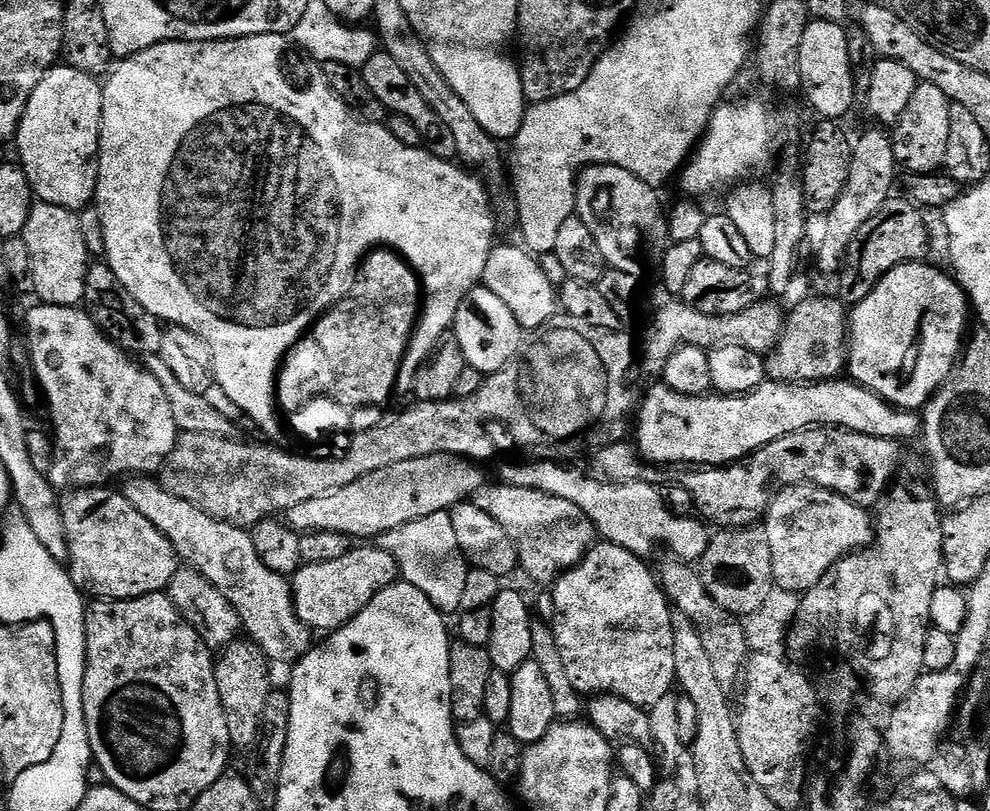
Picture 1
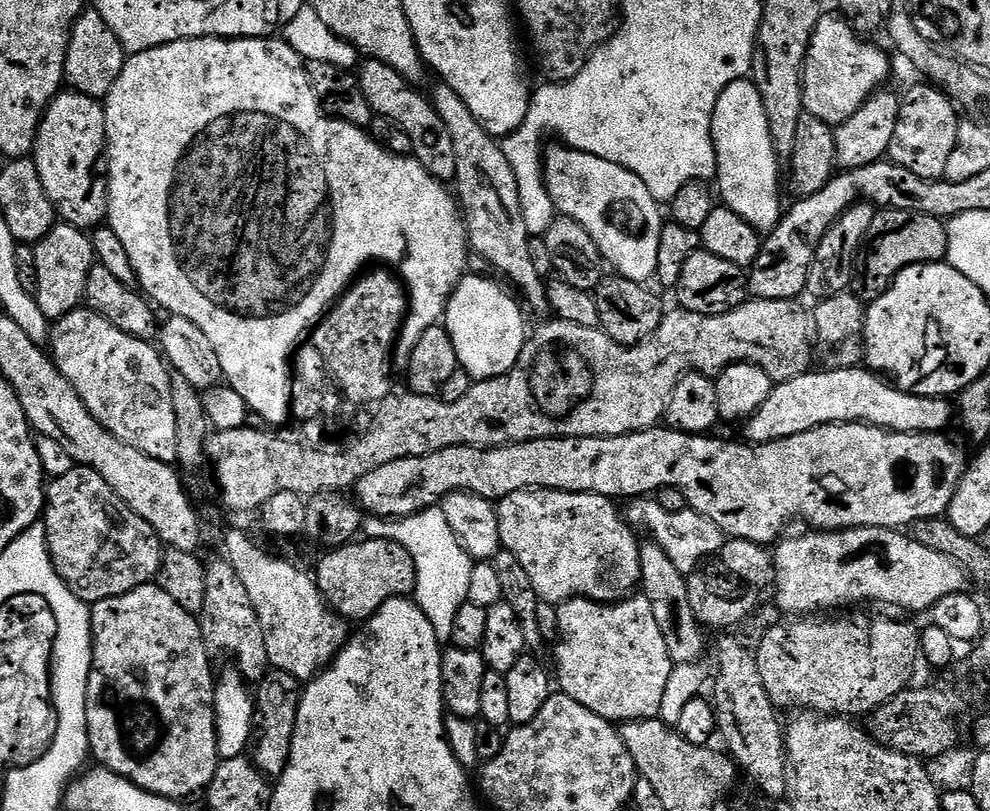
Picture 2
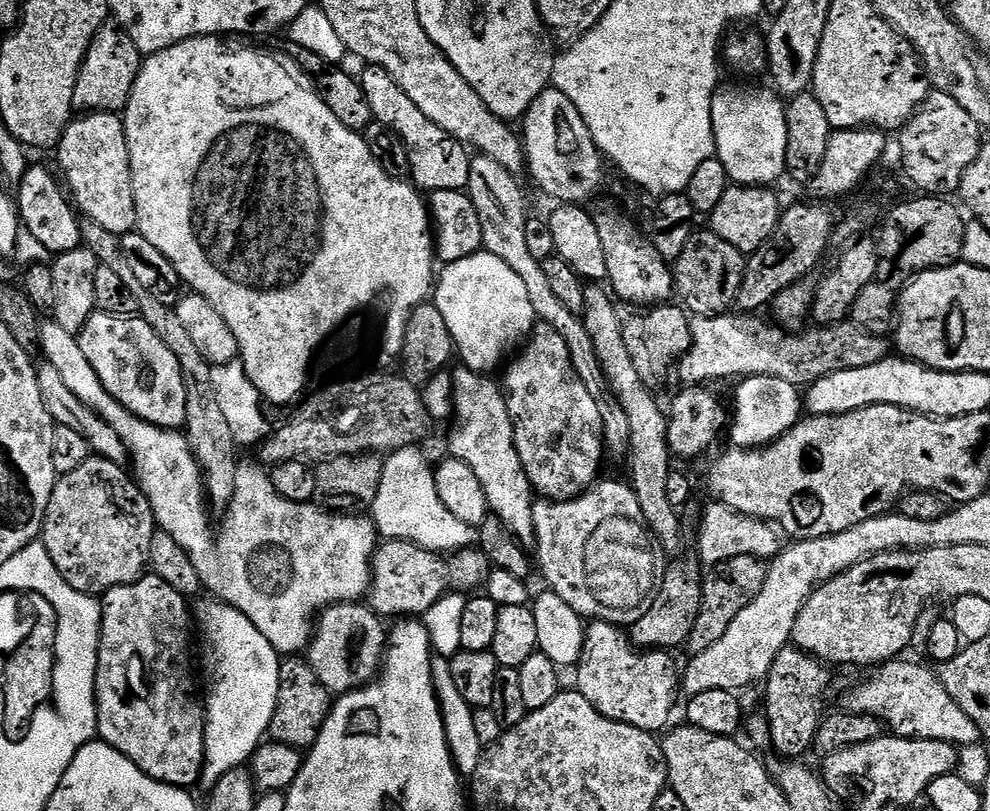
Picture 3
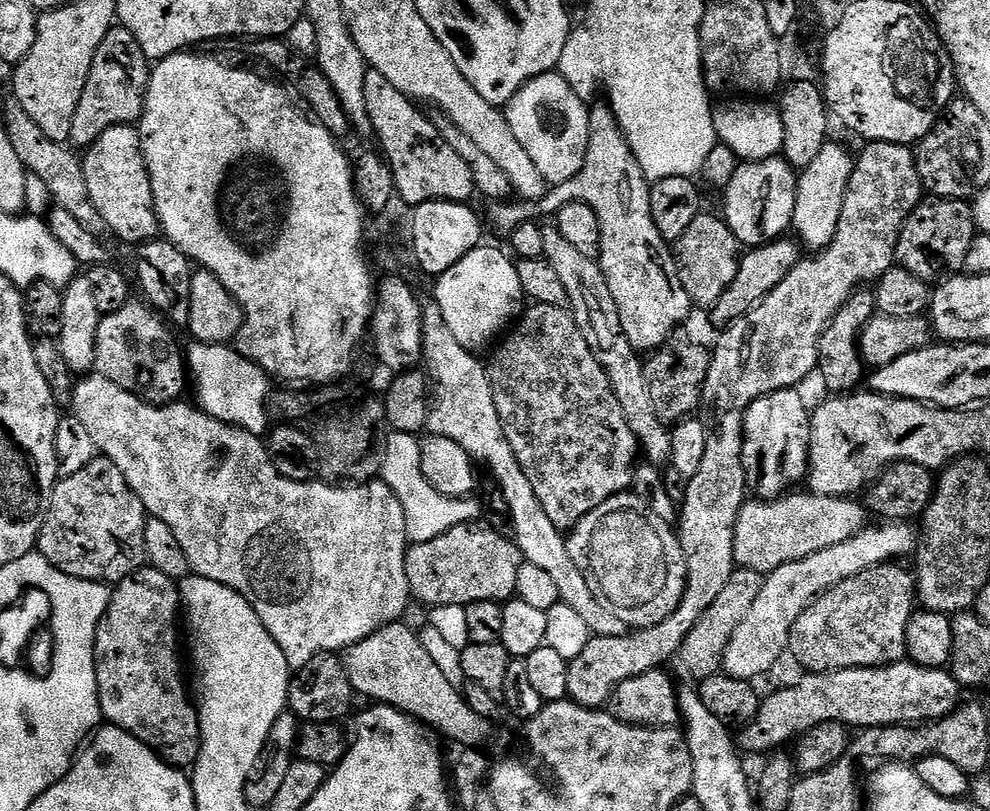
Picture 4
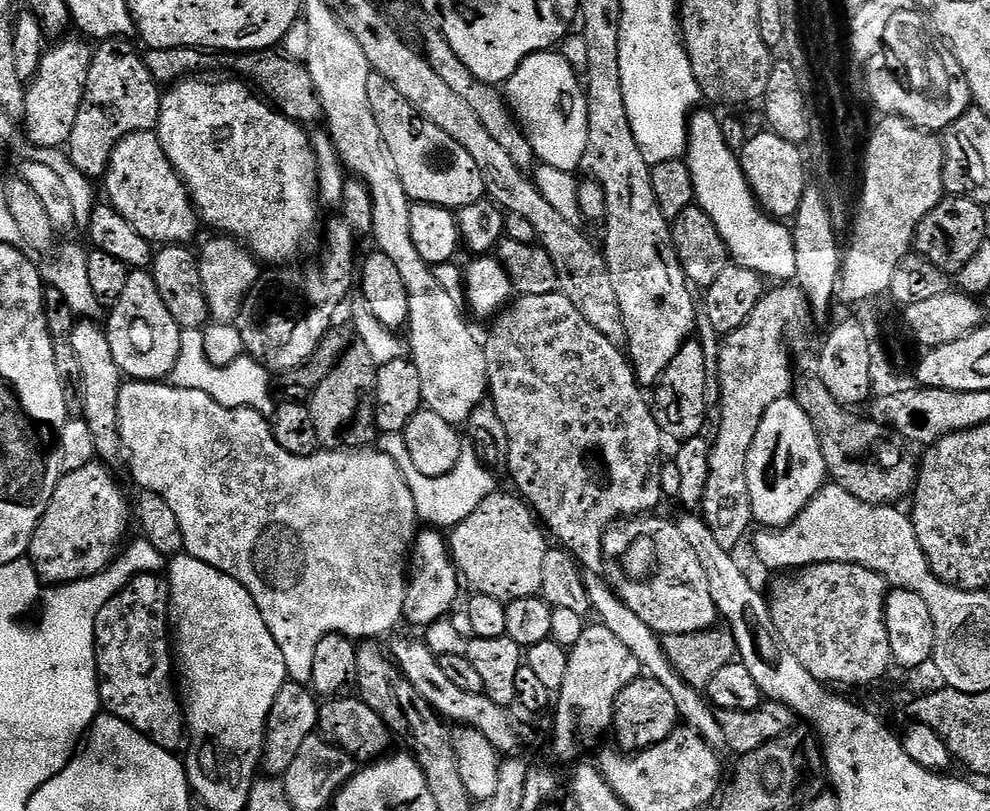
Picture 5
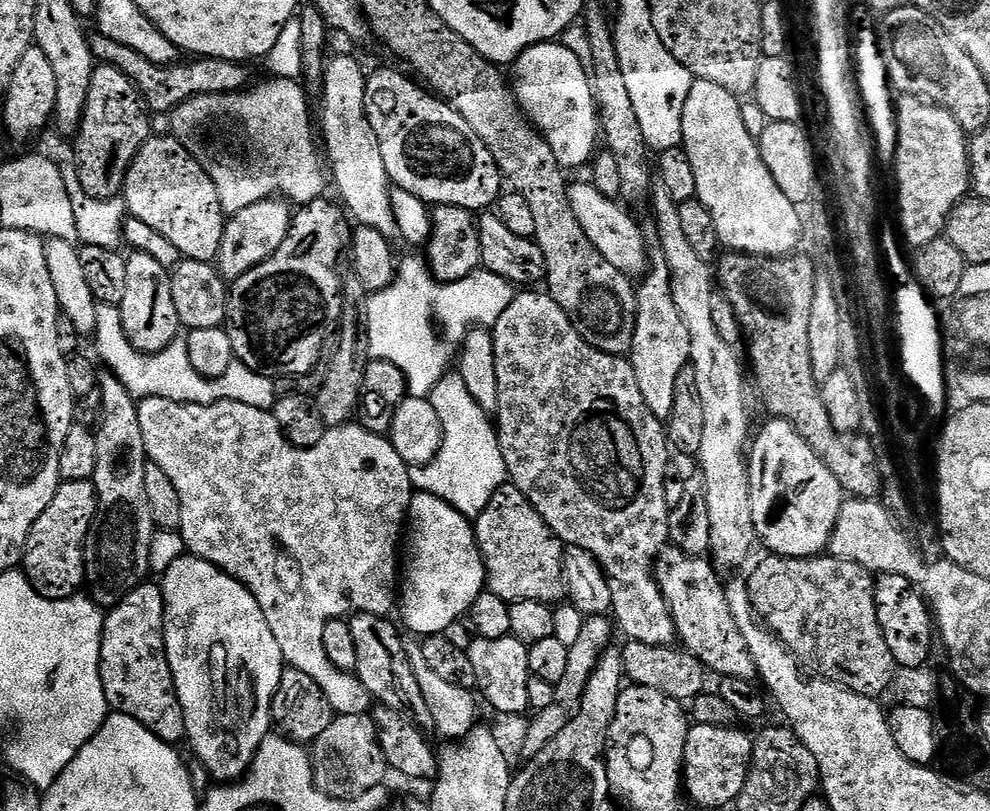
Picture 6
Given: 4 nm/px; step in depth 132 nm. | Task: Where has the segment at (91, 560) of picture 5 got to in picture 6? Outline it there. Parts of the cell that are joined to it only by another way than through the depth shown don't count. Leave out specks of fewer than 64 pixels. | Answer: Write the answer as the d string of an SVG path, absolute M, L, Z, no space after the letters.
M91 479L84 481L63 481L60 488L54 494L54 502L42 510L42 518L34 522L30 534L24 543L24 558L22 571L28 577L30 586L42 598L47 600L68 600L71 596L77 595L85 587L84 582L84 543L88 537L90 526L94 522L96 513L96 487Z

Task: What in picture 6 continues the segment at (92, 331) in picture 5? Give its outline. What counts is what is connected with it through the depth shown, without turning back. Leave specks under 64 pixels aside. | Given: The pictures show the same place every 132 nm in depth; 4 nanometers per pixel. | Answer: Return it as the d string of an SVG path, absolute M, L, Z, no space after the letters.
M104 370L98 376L98 401L100 400L100 425L94 428L97 444L97 465L91 482L96 487L96 513L84 543L84 582L87 595L101 609L111 610L120 604L139 584L150 576L150 546L158 529L146 498L146 466L150 462L142 442L142 425L138 423L138 400L122 386L111 372Z

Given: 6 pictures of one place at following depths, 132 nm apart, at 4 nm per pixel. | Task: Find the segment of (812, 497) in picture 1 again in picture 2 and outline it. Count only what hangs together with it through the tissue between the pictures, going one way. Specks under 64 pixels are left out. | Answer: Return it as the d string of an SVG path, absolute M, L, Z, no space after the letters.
M841 528L839 530L808 530L805 536L792 536L781 539L774 548L774 593L776 598L784 608L789 608L792 614L828 614L833 610L844 610L847 604L868 604L871 600L877 600L880 604L897 604L900 608L905 608L908 612L927 613L942 598L946 598L955 592L965 591L969 583L969 573L954 558L947 556L944 552L934 550L930 546L924 546L918 542L915 536L904 530L895 528Z

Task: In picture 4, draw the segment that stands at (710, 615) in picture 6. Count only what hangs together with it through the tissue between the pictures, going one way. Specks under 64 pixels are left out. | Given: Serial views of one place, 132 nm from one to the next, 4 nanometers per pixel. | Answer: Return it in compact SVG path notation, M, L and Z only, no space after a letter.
M631 491L619 492L614 498L602 502L602 506L590 510L590 514L586 514L586 518L582 518L571 529L567 541L570 558L574 566L582 570L586 586L590 586L590 590L615 616L622 618L629 629L652 628L658 622L670 618L670 614L674 614L682 602L688 585L688 566L679 535L673 525L658 518L648 508L648 504Z

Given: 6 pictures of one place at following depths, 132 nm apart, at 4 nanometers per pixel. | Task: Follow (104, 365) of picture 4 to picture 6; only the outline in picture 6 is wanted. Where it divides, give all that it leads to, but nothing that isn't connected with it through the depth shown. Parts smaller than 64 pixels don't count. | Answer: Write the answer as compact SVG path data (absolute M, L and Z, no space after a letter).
M132 252L126 259L126 294L118 305L120 317L122 318L122 330L134 346L134 350L143 352L146 356L153 356L156 352L166 350L170 342L178 339L182 332L182 325L178 318L178 309L174 306L174 294L172 293L172 277L169 269L162 266L162 262L150 258L145 252Z

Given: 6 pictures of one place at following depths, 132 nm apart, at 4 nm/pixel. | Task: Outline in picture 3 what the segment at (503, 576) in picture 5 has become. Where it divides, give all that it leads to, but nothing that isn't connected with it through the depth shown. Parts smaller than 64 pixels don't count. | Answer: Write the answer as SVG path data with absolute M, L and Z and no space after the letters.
M385 539L372 556L372 582L366 593L366 603L381 618L420 618L444 596L468 594L479 589L476 587L487 581L489 571L487 554L476 546L441 554L413 544L411 540Z

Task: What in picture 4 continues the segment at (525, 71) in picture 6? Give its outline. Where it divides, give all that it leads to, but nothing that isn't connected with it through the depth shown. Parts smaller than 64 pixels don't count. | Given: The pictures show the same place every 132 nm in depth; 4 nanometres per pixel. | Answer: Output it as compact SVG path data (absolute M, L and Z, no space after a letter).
M556 70L526 82L503 109L514 138L518 138L522 150L538 166L545 185L566 182L582 170L588 149L588 110L589 105L574 94L566 78Z

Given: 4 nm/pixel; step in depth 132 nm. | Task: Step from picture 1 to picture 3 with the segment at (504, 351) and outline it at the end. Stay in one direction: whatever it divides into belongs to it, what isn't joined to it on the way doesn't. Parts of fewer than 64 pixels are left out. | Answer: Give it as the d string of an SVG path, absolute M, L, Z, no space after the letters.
M483 250L460 261L445 263L440 269L434 284L434 303L446 322L446 330L450 330L458 360L460 356L459 363L475 372L491 373L491 368L499 366L504 351L511 344L519 345L537 323L536 311L526 295L526 285L514 270L510 270L510 266L506 266L506 262L502 262L502 258Z

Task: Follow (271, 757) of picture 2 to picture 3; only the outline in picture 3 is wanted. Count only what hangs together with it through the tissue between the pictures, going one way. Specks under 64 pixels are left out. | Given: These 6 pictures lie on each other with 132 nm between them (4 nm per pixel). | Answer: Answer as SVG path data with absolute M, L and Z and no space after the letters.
M292 656L285 659L279 670L278 702L268 731L271 739L291 748L307 750L318 738L334 703L333 693L327 692L305 659Z

